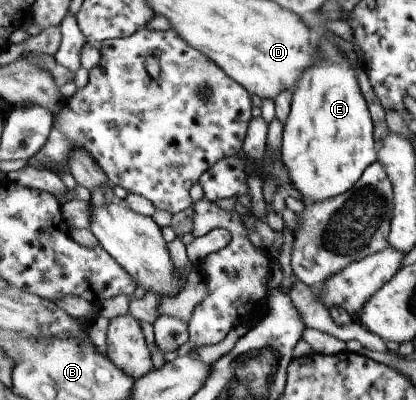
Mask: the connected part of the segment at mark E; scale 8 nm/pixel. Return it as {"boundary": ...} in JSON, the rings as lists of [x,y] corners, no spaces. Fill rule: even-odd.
{"boundary":[[[323,35],[320,47],[322,58],[314,67],[306,70],[293,92],[292,109],[284,124],[282,159],[290,174],[290,182],[302,198],[309,203],[320,203],[345,194],[358,184],[363,173],[378,161],[378,149],[374,137],[374,119],[370,106],[359,86],[358,74],[350,59],[336,46],[334,39]]]}

